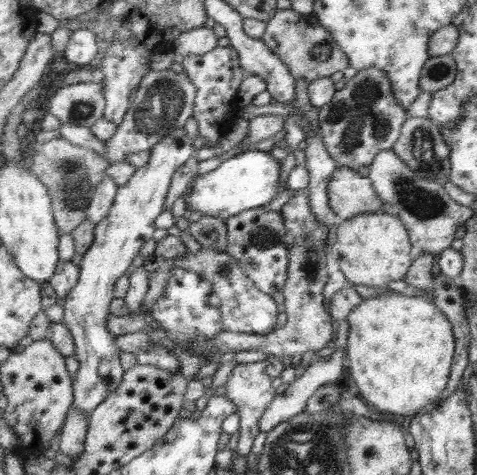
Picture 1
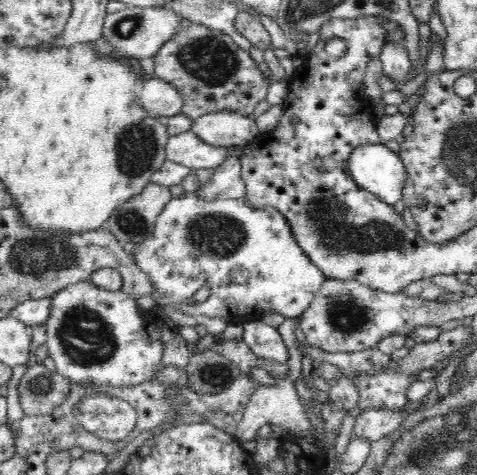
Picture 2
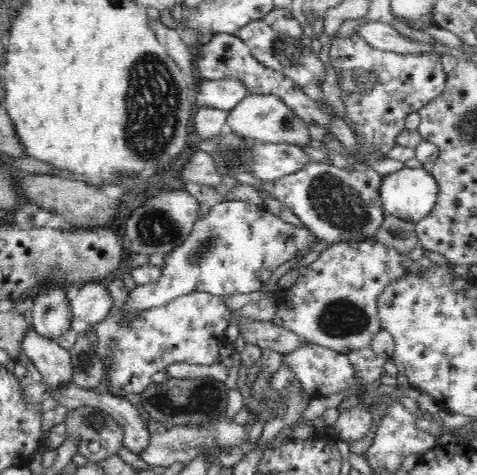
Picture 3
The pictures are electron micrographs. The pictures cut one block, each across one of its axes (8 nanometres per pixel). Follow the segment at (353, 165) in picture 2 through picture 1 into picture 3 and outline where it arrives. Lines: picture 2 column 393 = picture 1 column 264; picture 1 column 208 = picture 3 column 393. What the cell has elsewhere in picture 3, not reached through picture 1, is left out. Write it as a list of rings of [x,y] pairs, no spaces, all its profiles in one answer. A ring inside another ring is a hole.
[[[404,168],[382,182],[384,210],[412,224],[426,220],[436,210],[438,196],[438,180],[424,168]]]

